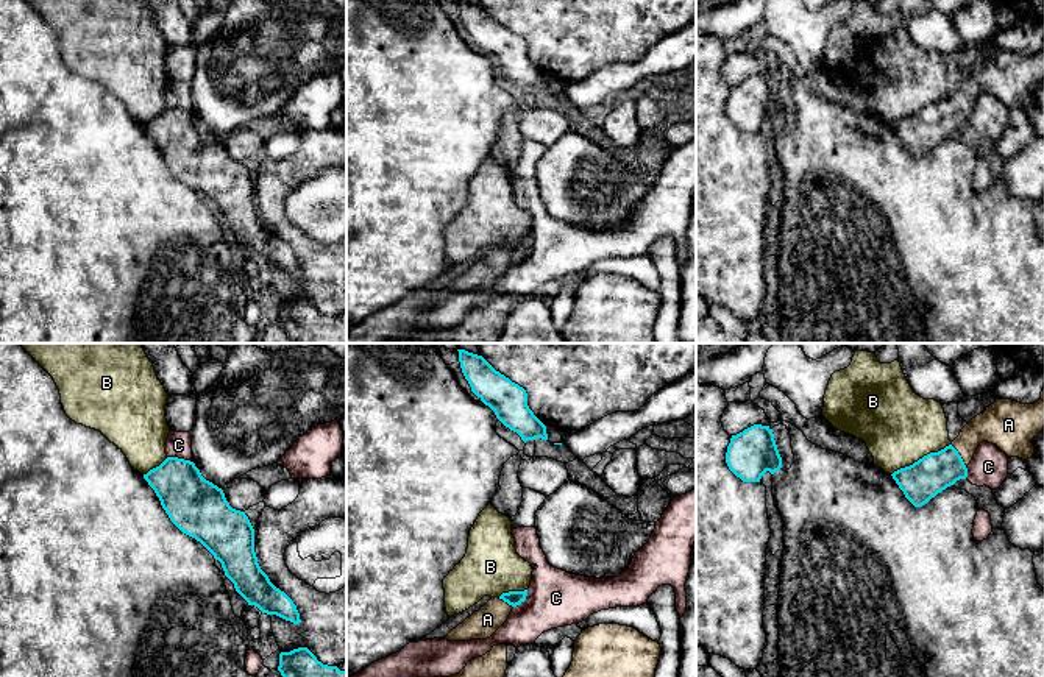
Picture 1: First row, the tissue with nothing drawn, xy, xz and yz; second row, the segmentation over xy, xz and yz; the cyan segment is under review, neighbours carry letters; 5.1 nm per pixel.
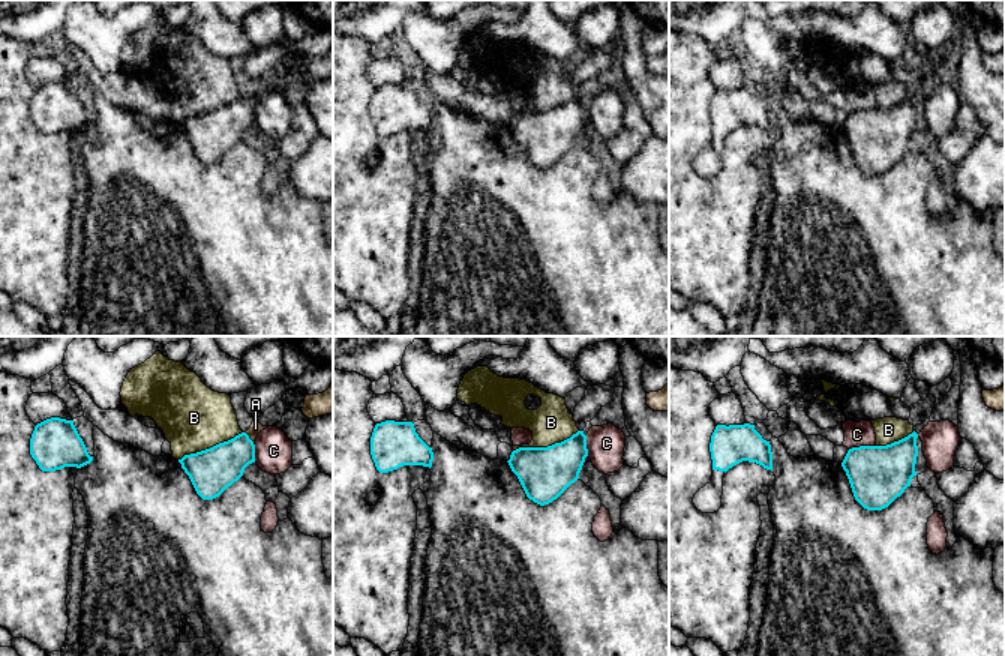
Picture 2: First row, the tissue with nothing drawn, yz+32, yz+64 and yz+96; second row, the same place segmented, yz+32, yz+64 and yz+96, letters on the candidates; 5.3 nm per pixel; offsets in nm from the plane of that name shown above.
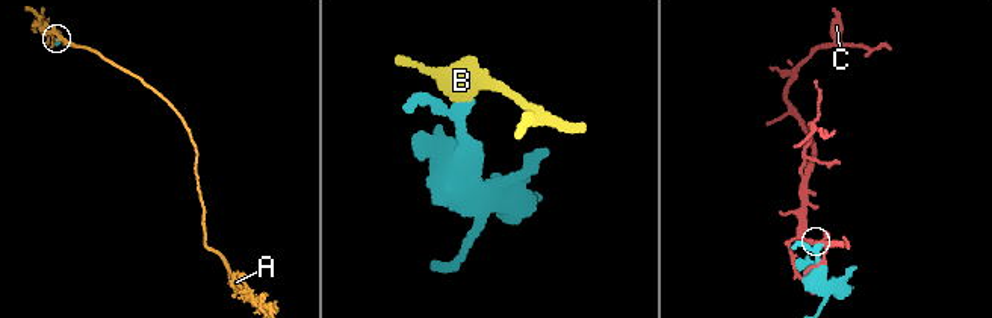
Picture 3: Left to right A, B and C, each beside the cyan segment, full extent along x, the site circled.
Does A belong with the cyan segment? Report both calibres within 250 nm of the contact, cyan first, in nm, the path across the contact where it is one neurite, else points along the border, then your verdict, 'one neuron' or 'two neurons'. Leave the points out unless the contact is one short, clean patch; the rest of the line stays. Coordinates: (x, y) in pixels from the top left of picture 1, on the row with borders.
calibres 200 and 190 nm; way yz (924, 479), (944, 468), (958, 454), (987, 426), (996, 425); one neuron

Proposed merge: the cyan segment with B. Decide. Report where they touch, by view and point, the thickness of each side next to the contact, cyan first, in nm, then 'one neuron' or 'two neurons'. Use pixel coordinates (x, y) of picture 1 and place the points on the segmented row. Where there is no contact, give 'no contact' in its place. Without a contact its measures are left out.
contact yz (919, 459); calibres 200 and 380 nm; two neurons

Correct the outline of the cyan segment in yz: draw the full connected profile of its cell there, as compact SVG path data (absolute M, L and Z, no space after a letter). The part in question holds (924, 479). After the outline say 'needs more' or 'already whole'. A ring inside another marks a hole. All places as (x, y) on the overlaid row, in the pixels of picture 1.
M1044 388L1033 404L996 399L983 413L972 418L949 446L891 476L905 498L914 507L922 507L957 480L968 477L966 466L980 443L993 443L1008 457L1027 460L1035 454L1032 438L1041 431L1044 431Z; needs more

